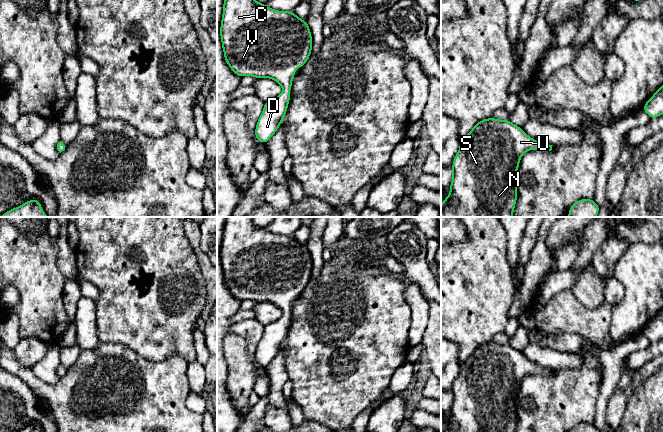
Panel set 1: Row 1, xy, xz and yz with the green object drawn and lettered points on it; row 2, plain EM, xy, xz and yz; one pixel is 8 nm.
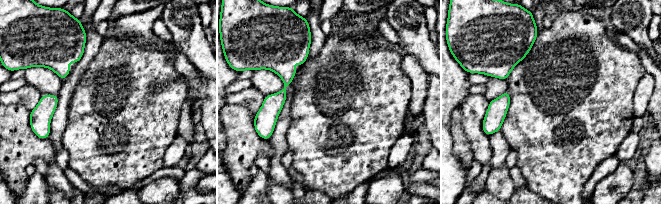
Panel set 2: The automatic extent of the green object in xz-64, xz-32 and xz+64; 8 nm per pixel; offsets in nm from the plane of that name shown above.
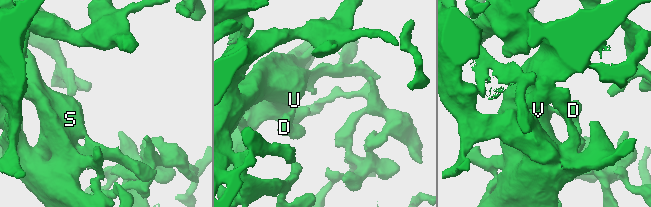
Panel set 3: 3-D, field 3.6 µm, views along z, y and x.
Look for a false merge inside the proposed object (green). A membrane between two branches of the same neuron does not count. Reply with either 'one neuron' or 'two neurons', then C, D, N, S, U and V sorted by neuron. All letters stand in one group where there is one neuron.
one neuron; C D N S U V

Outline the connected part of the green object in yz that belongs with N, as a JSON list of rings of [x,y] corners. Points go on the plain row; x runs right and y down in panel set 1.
[[[491,341],[479,345],[460,365],[452,388],[450,419],[444,421],[441,432],[515,432],[518,420],[515,399],[521,380],[528,374],[551,375],[552,370],[532,363],[510,344]]]

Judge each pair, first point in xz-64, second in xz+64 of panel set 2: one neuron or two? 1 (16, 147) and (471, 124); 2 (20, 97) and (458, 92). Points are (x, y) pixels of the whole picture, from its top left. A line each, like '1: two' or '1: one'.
1: two
2: two

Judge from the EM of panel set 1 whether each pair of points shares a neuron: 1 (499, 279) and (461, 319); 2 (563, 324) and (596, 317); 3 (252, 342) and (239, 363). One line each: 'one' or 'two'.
1: one
2: one
3: two

